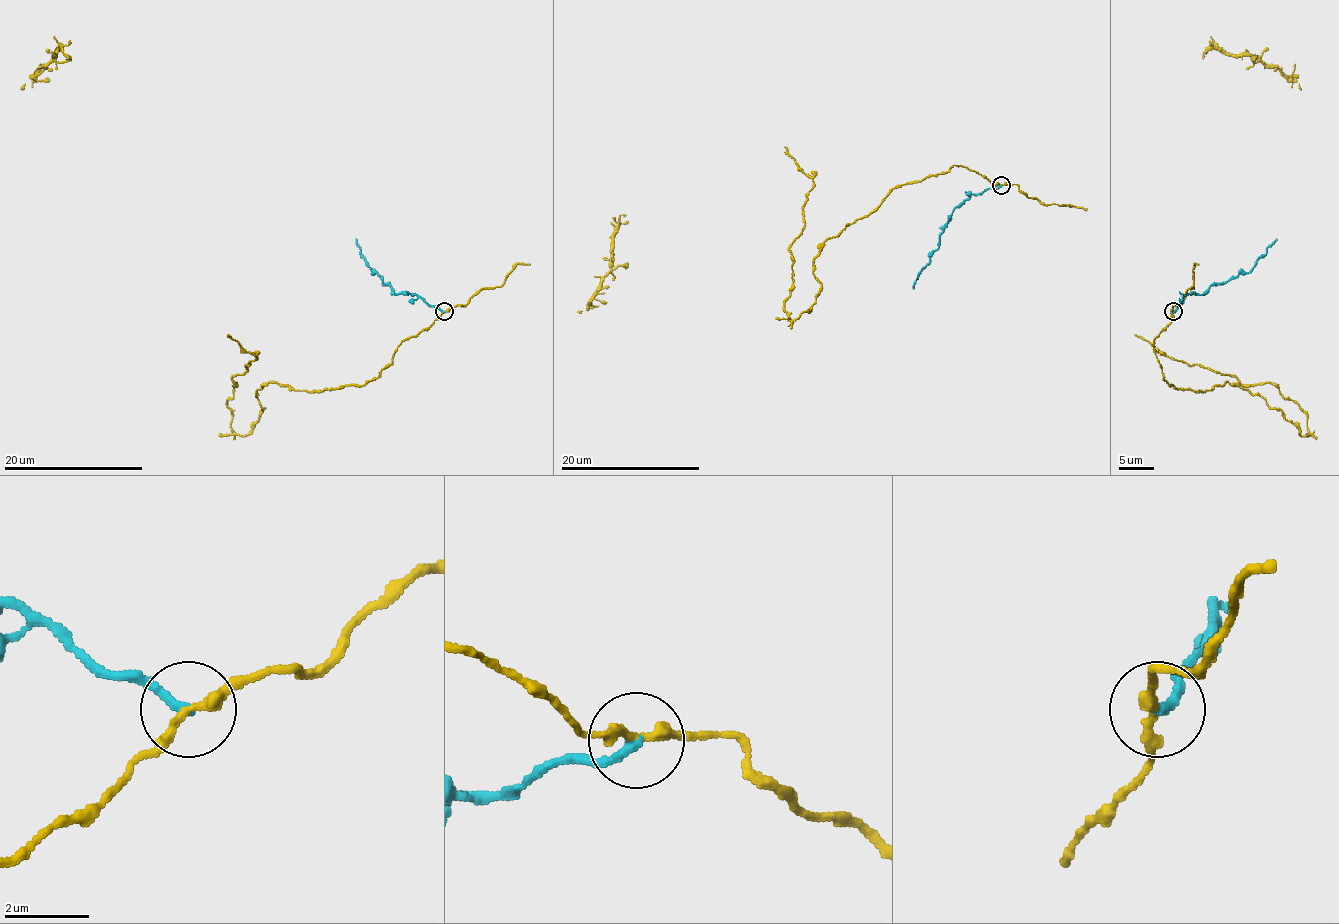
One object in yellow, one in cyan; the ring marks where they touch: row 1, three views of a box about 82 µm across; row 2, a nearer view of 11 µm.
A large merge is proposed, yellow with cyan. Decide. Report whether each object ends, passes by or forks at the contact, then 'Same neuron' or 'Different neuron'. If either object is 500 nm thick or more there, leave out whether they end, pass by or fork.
At the ring yellow passes by. At the ring cyan ends. Different neuron

